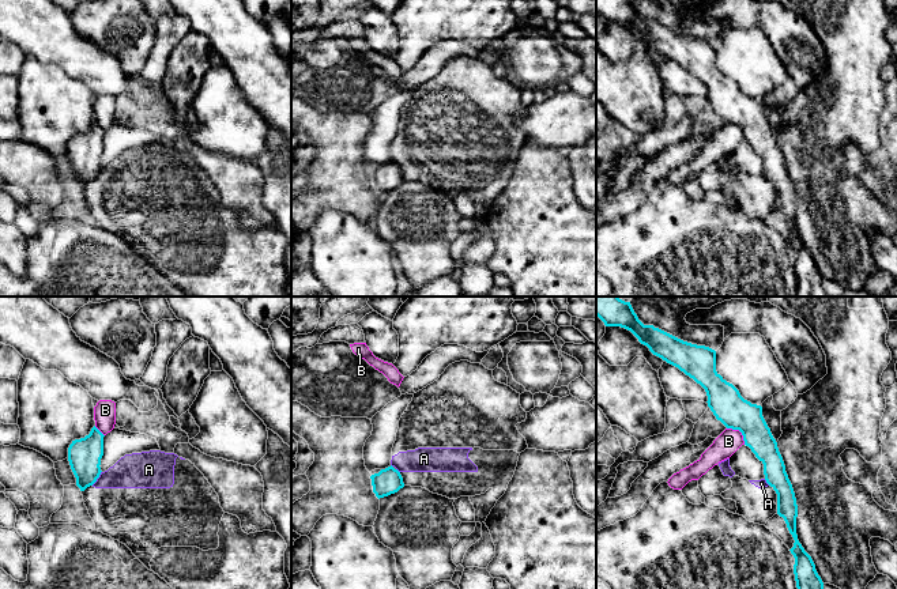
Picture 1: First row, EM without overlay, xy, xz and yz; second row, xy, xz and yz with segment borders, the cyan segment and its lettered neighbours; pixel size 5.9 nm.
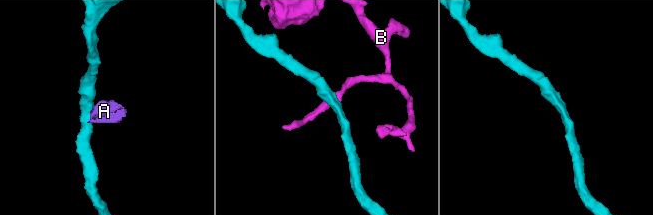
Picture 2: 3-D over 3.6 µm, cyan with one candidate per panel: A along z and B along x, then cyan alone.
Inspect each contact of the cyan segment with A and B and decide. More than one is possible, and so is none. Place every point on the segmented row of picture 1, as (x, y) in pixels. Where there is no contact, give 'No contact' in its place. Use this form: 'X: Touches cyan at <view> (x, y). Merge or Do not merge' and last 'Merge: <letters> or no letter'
A: Touches cyan at xy (98, 476). Do not merge
B: Touches cyan at yz (739, 430). Do not merge
Merge: no letter

